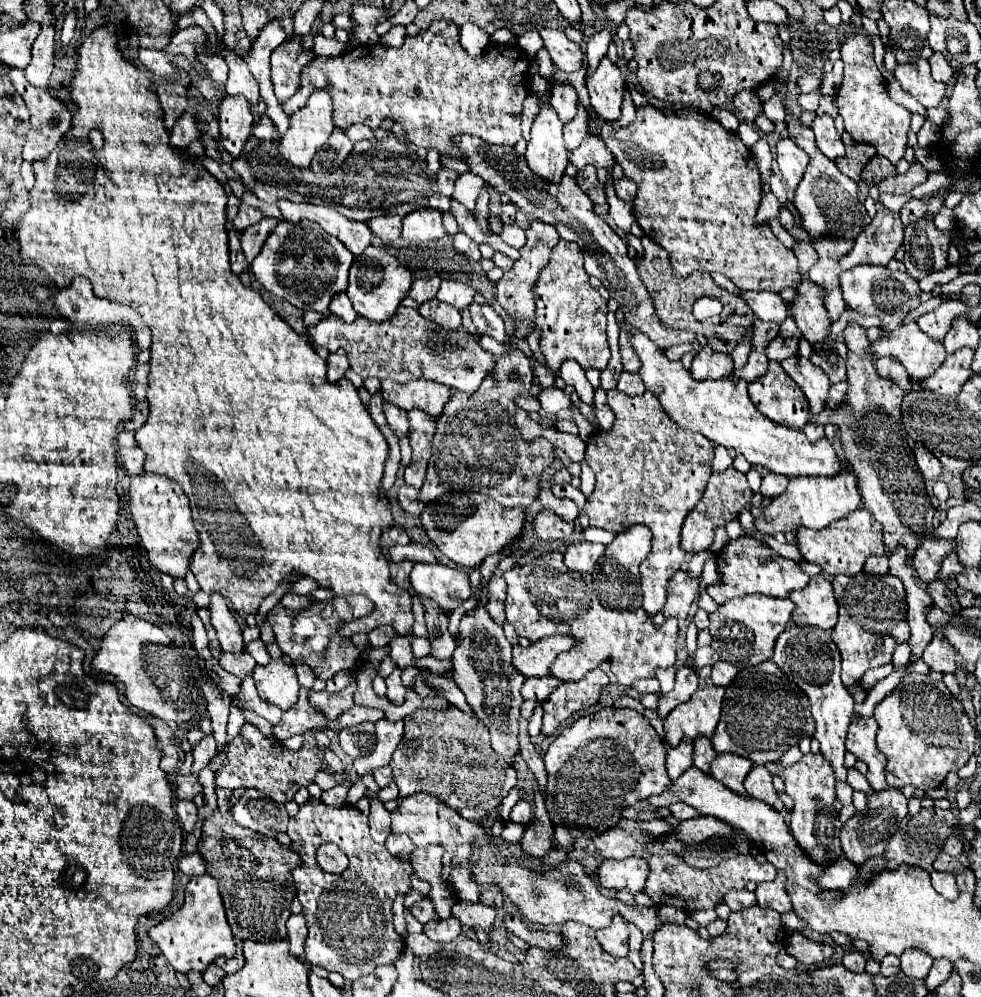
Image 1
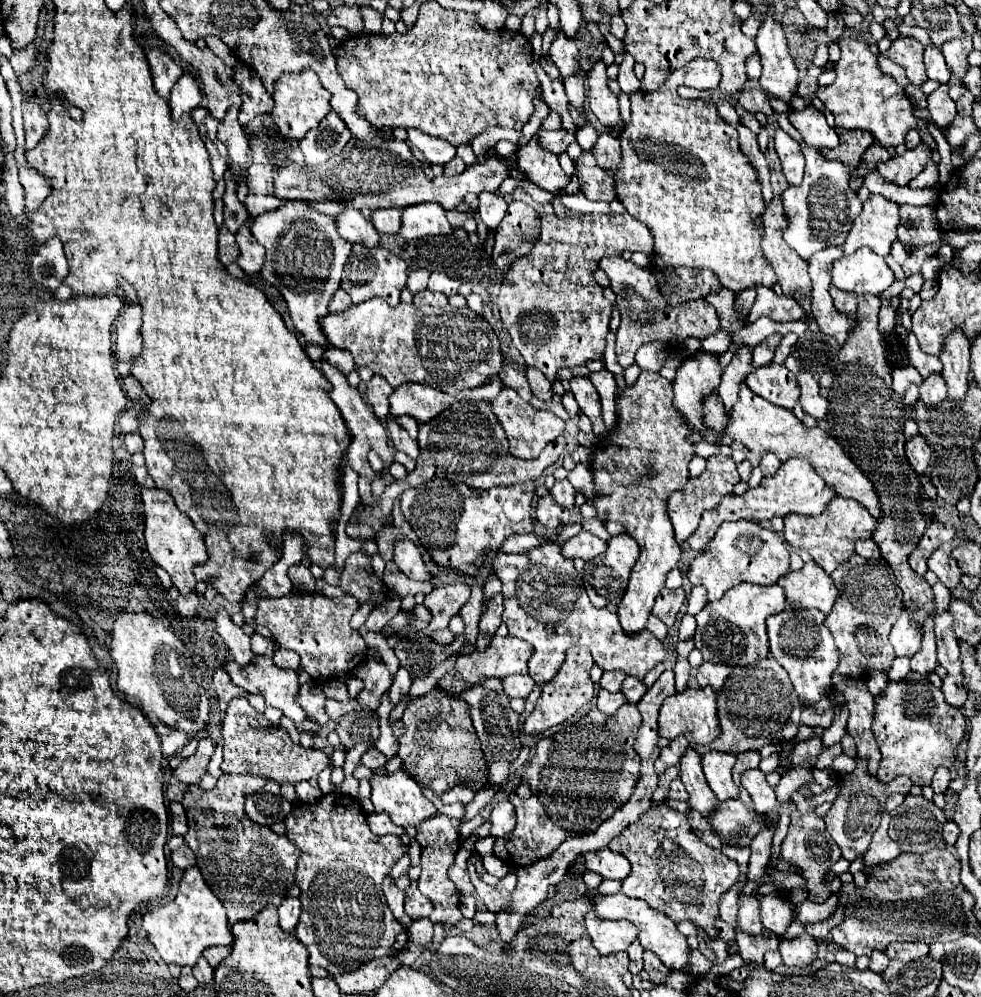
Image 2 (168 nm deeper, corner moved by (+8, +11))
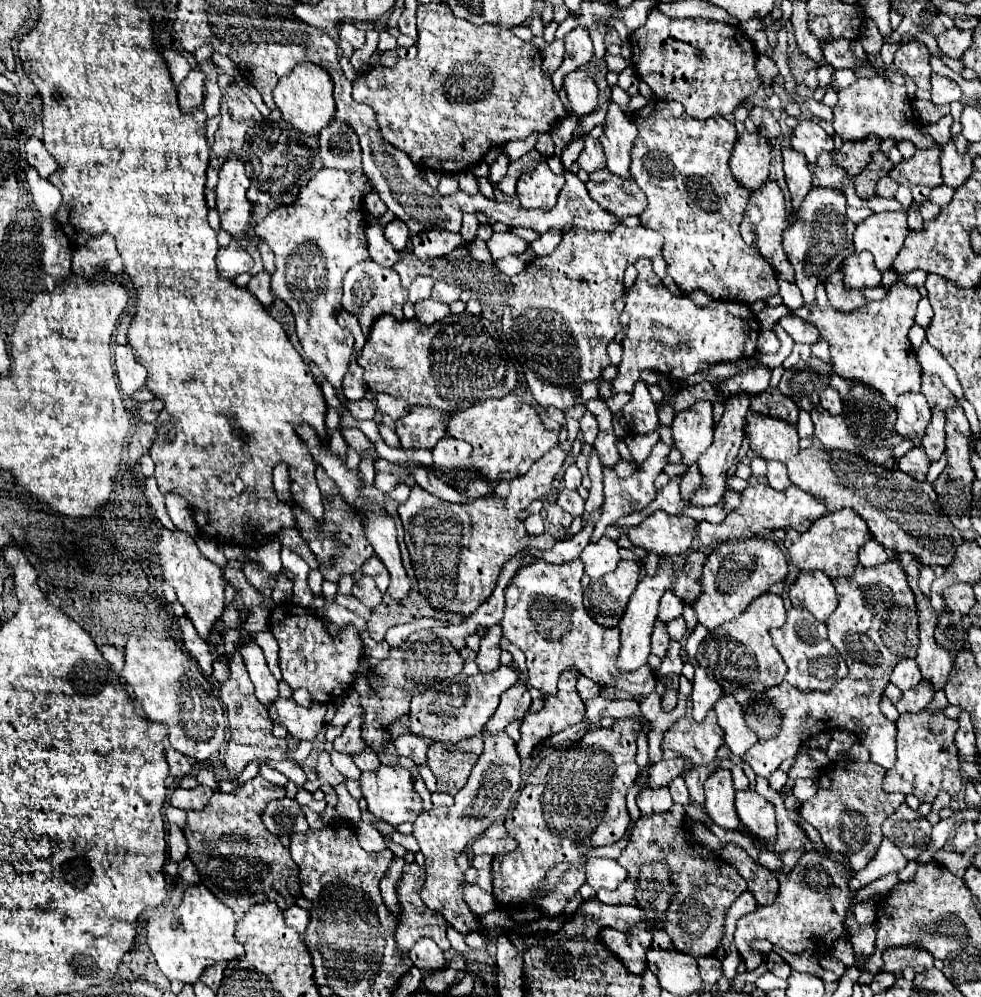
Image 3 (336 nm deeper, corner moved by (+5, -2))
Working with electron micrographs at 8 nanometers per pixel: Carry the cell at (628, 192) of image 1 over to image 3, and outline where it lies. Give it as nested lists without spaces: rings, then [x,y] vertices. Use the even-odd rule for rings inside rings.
[[[586,136],[584,150],[582,150],[580,158],[578,158],[578,164],[586,172],[594,172],[594,170],[604,170],[606,168],[606,156],[602,154],[602,146],[600,146],[598,140],[592,140],[590,136]]]

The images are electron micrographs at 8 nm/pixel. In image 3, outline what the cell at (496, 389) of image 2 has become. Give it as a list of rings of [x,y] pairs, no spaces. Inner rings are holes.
[[[414,406],[410,412],[396,420],[396,434],[404,450],[408,448],[428,448],[432,450],[436,442],[446,436],[448,414],[438,408]]]

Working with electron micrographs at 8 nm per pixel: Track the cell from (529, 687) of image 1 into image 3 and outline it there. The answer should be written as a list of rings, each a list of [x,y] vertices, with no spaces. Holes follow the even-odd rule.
[[[522,682],[508,688],[500,696],[500,706],[494,712],[494,716],[490,718],[490,722],[486,724],[486,732],[496,734],[496,732],[504,730],[512,720],[524,718],[528,708],[530,708],[530,692],[528,692],[528,688]]]

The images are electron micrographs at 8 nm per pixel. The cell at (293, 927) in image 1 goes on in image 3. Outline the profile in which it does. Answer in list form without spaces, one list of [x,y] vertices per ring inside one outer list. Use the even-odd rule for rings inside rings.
[[[294,904],[294,906],[290,906],[290,908],[284,910],[284,920],[286,920],[286,924],[292,926],[298,934],[302,934],[302,932],[306,930],[306,926],[308,926],[310,914],[308,914],[308,910],[304,910],[304,908],[300,908],[300,906]]]

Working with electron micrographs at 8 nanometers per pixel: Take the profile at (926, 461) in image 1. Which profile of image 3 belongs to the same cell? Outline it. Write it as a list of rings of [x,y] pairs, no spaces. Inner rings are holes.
[[[918,446],[918,448],[912,448],[908,454],[904,454],[898,460],[898,468],[902,472],[910,474],[912,478],[916,478],[918,482],[924,482],[926,474],[928,474],[928,468],[930,468],[930,460],[928,460],[926,452]]]

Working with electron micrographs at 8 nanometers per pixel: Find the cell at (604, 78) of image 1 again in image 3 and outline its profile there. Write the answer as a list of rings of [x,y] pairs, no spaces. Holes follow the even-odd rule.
[[[608,108],[602,128],[604,132],[600,136],[600,144],[606,154],[608,170],[622,178],[630,178],[630,148],[636,138],[636,126],[620,108]]]

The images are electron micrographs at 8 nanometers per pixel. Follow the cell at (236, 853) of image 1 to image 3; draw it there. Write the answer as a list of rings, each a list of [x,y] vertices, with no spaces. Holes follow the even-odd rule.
[[[256,776],[234,792],[216,792],[202,810],[188,810],[184,834],[188,838],[188,858],[196,864],[202,884],[226,906],[252,894],[264,894],[266,900],[278,902],[282,910],[292,906],[300,896],[298,866],[278,836],[260,824],[260,812],[266,802],[286,796],[278,784]]]

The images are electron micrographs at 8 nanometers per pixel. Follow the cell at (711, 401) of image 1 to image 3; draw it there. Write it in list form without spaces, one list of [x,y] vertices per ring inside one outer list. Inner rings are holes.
[[[748,412],[744,434],[750,442],[750,450],[764,460],[782,462],[796,486],[826,500],[828,512],[852,508],[862,516],[874,540],[886,550],[912,552],[926,566],[948,566],[952,562],[962,536],[938,506],[936,492],[928,482],[918,482],[900,470],[890,472],[882,466],[870,466],[870,462],[844,450],[820,450],[814,446],[802,450],[798,446],[800,438],[796,426],[758,412]]]

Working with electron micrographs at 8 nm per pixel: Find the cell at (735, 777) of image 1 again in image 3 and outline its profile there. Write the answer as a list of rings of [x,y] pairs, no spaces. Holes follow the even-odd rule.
[[[714,770],[706,784],[706,814],[726,830],[738,830],[740,818],[734,806],[734,782],[730,770]]]

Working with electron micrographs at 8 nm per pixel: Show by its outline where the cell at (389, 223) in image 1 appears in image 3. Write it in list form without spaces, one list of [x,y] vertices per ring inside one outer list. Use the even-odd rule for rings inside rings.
[[[394,218],[392,222],[388,222],[386,228],[384,228],[384,234],[386,234],[386,240],[390,240],[390,244],[394,246],[394,250],[400,252],[400,250],[404,250],[408,246],[410,234],[408,234],[408,228],[406,228],[406,224],[402,220]]]

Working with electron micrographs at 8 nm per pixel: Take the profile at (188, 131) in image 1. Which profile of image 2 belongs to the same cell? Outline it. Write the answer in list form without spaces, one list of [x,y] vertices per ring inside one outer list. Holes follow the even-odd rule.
[[[183,73],[183,77],[179,77],[179,83],[173,85],[171,97],[169,97],[169,107],[171,107],[173,121],[179,121],[183,113],[193,111],[199,105],[201,105],[199,83],[191,73]]]

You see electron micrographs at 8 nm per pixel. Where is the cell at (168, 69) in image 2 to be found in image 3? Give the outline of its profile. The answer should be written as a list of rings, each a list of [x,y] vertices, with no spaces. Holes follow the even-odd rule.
[[[170,46],[164,48],[162,56],[164,56],[164,62],[166,62],[168,70],[170,70],[170,76],[172,76],[174,86],[180,86],[180,82],[182,82],[182,80],[188,76],[188,72],[190,72],[188,60],[186,60],[178,50],[172,50]]]

